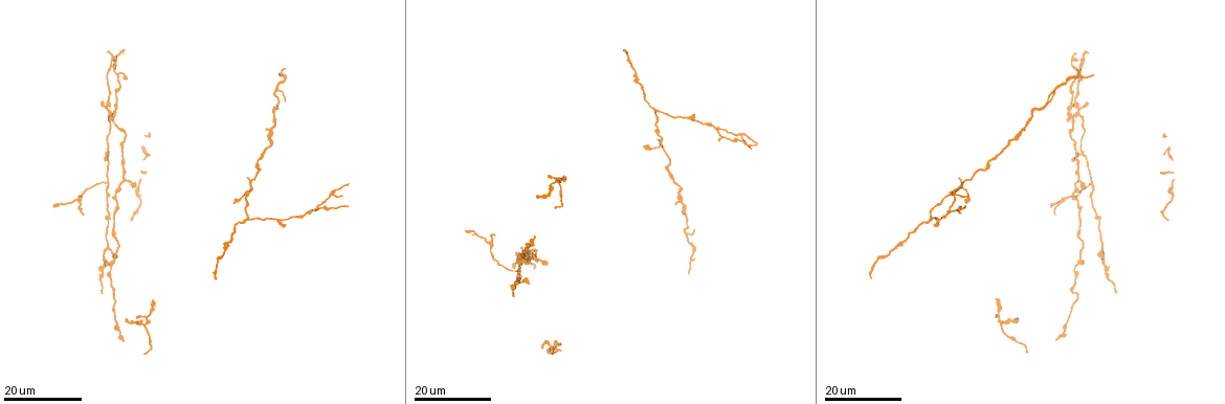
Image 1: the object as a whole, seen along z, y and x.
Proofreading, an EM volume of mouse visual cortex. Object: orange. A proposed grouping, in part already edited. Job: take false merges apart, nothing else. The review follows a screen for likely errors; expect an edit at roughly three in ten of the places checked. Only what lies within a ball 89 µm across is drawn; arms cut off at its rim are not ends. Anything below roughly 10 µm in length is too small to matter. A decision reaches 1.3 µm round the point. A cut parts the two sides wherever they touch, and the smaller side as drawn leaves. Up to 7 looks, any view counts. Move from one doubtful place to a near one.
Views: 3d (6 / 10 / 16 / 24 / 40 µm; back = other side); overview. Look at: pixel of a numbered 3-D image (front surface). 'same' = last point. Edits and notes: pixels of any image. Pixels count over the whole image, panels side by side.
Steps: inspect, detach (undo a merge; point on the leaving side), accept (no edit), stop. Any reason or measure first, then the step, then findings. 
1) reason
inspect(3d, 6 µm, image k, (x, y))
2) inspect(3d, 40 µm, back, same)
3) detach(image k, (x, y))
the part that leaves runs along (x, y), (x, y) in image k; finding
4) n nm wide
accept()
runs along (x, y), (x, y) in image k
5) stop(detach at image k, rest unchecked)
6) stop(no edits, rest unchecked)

inspect(3d, 24 µm, image 1, (121, 158))

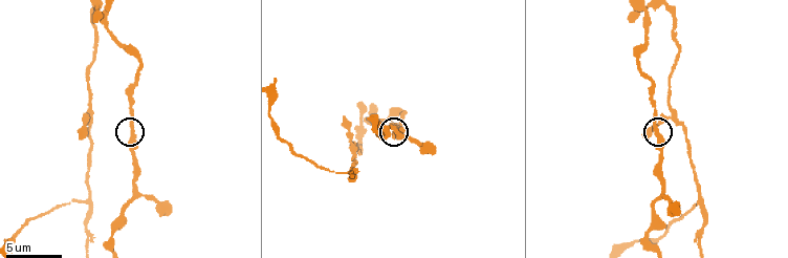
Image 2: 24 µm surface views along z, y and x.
inspect(3d, 6 µm, image 2, (655, 130))

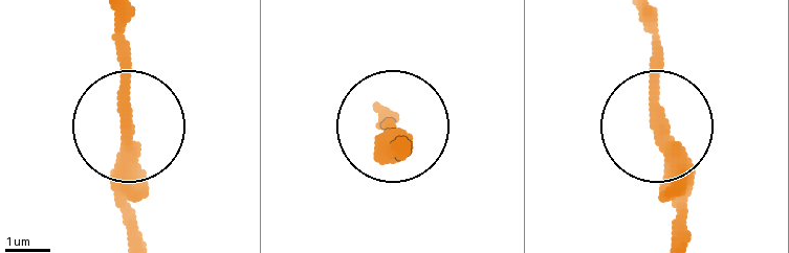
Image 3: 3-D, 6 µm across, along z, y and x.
accept()
runs along (676, 235), (676, 157), (653, 112), (653, 15) in image 3; continuous, no second cell

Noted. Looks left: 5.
four-way junction
inspect(3d, 16 µm, image 2, (647, 16))

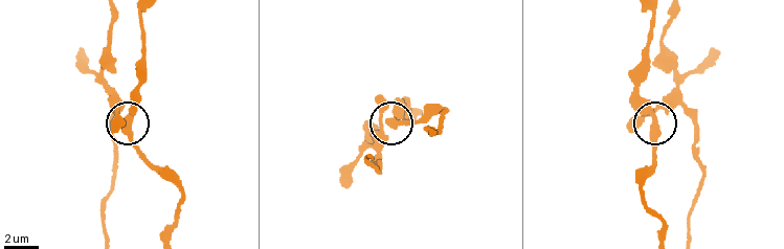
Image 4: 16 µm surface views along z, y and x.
4 arms
accept()
runs along (662, 234), (641, 187), (653, 158), (653, 120), (633, 84) in image 4; one cell here

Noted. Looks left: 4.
three-way junction
inspect(3d, 16 µm, image 1, (657, 110))

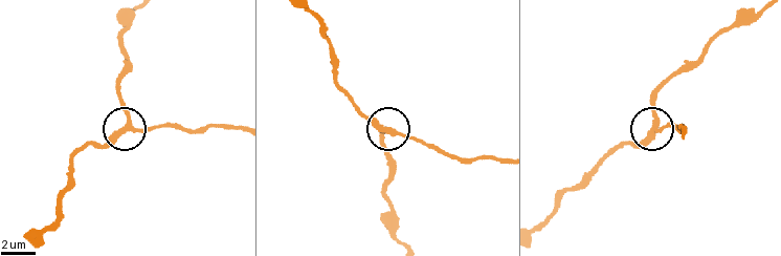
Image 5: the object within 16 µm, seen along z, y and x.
inspect(3d, 6 µm, image 5, (654, 126))

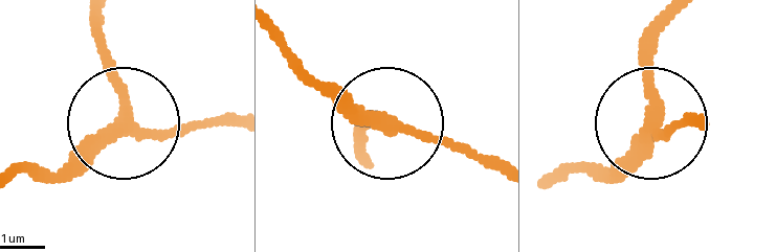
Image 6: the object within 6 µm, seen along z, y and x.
accept()
runs along (103, 9), (117, 110), (42, 174) in image 6; continuous, no second cell

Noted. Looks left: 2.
three arms meet
inspect(3d, 24 µm, image 1, (936, 220))

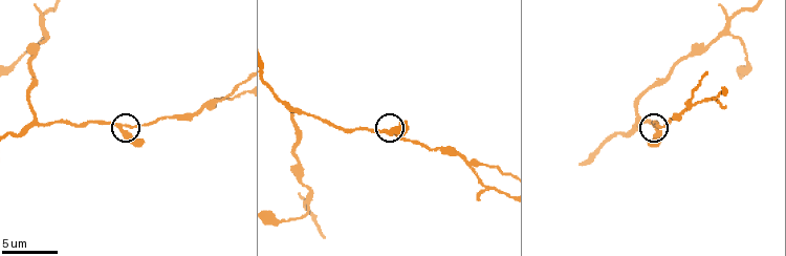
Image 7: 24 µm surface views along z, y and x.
inspect(3d, 6 µm, image 7, (659, 127))

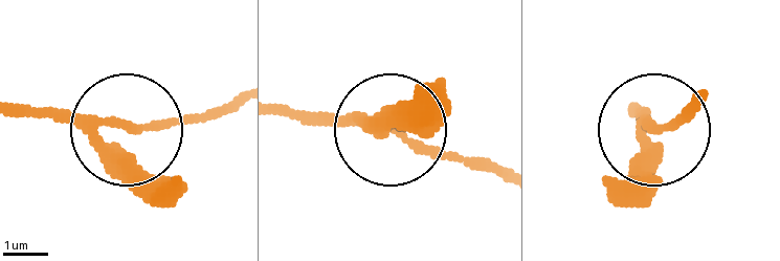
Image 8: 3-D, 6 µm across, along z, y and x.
200 nm wide
accept()
runs along (14, 107), (160, 130), (235, 107) in image 8; all the same cell

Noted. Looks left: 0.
stop(no edits, rest unchecked)

